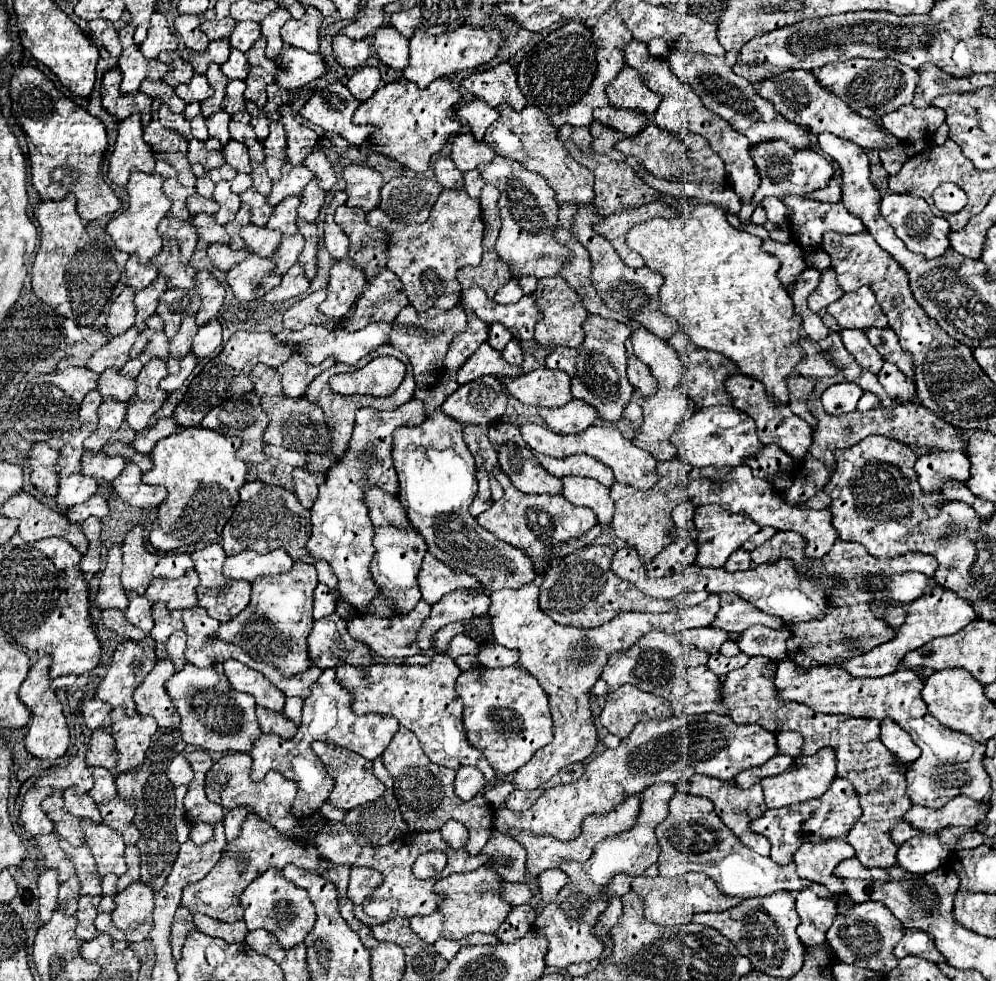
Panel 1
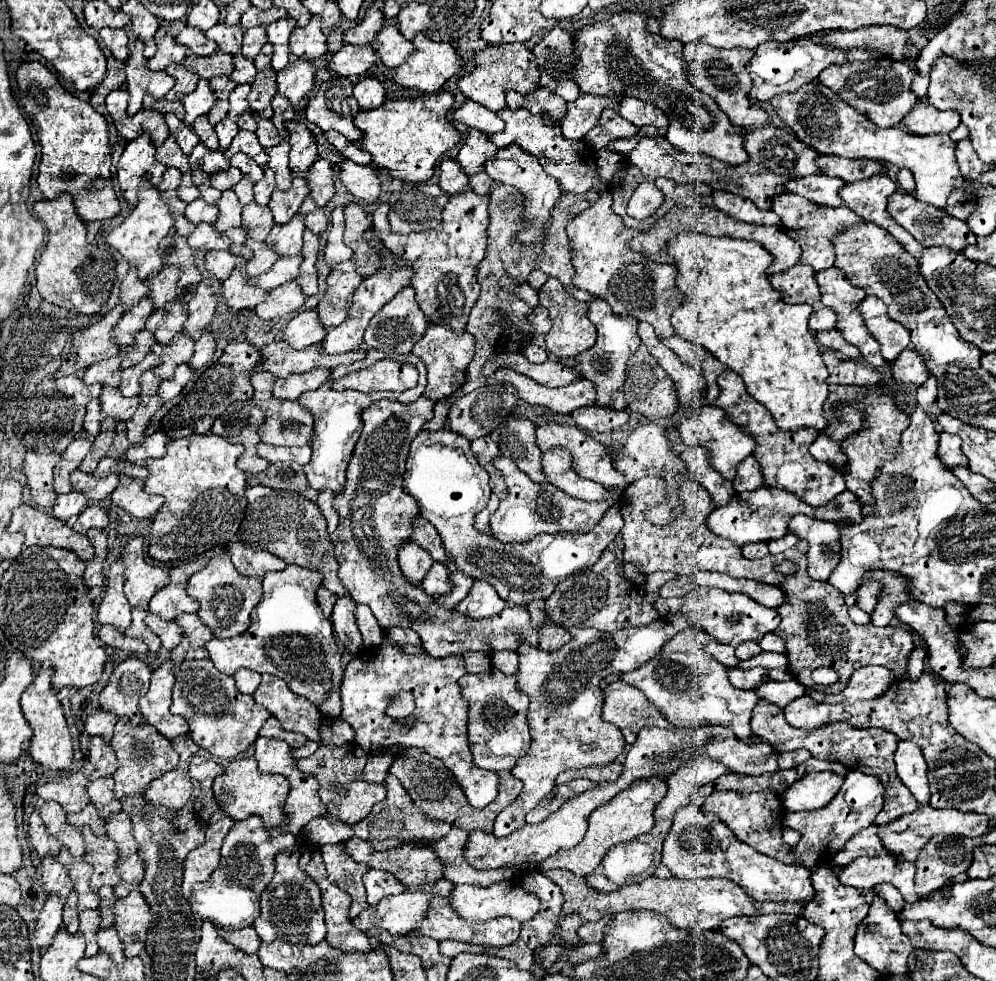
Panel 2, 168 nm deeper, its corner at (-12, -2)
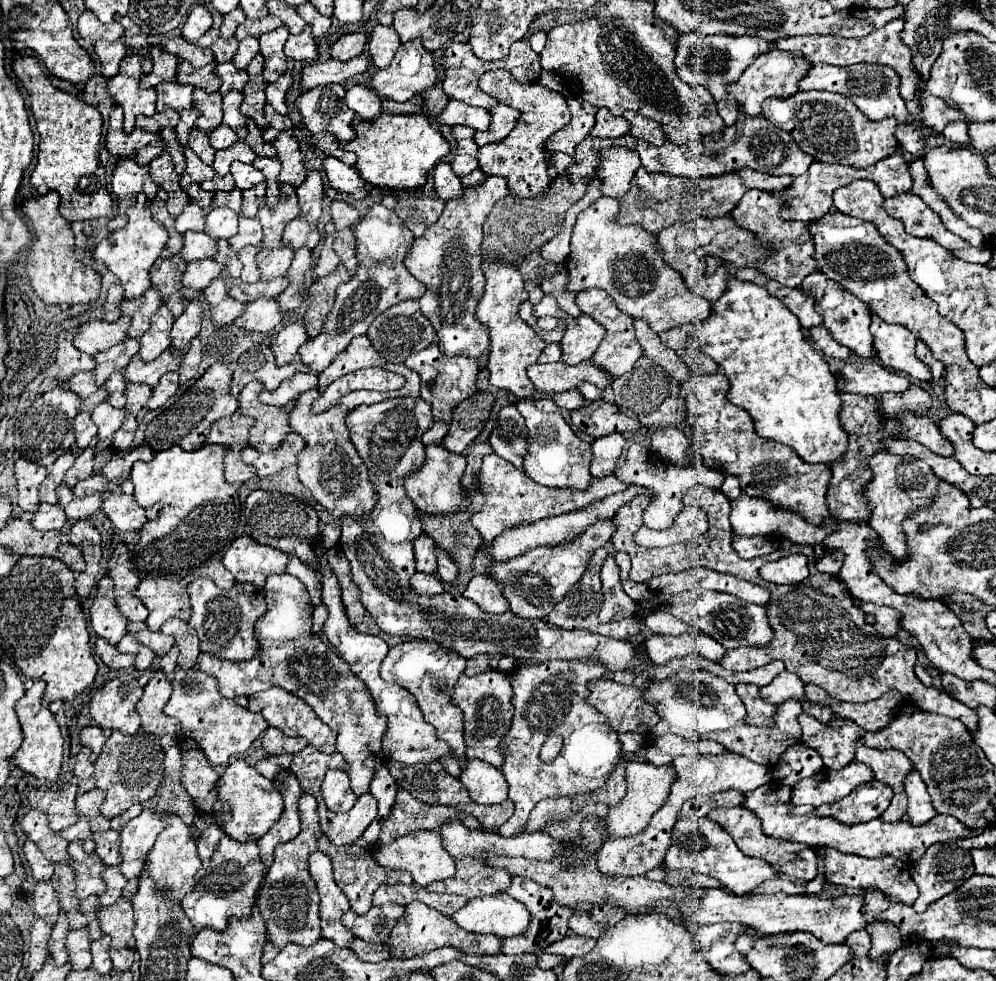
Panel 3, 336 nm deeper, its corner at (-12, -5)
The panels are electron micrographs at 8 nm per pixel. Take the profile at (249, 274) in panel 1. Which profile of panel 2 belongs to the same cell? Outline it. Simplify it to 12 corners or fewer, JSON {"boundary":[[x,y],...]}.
{"boundary":[[238,269],[222,281],[222,297],[234,311],[254,309],[268,291],[248,285]]}

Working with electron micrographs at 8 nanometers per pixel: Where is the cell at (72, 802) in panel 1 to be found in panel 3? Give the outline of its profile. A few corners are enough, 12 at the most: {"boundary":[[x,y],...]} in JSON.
{"boundary":[[80,816],[76,824],[62,830],[68,842],[82,840],[86,852],[94,850],[90,818]]}

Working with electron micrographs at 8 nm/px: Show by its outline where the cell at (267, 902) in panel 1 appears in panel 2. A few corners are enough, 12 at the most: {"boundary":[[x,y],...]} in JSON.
{"boundary":[[276,855],[254,929],[264,943],[326,937],[320,889],[298,865]]}

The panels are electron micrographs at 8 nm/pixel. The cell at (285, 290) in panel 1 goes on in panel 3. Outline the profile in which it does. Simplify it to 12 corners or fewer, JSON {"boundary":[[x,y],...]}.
{"boundary":[[258,298],[234,324],[270,332],[284,312],[276,298]]}

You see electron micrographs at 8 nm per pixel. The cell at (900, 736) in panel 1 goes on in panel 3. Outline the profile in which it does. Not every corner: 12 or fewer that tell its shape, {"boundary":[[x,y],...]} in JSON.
{"boundary":[[918,770],[906,774],[908,820],[926,824],[936,810]]}

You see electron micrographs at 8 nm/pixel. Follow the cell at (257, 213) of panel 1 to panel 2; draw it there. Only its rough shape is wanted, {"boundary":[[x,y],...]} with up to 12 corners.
{"boundary":[[248,203],[242,227],[254,241],[264,241],[272,229],[268,207]]}

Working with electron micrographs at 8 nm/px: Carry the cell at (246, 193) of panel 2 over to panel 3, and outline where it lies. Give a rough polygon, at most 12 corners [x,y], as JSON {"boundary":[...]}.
{"boundary":[[242,190],[216,192],[212,206],[240,212]]}

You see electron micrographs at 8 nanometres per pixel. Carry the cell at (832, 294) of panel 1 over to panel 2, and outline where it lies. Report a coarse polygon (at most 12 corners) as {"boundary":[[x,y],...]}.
{"boundary":[[836,267],[820,271],[836,329],[876,369],[888,363],[858,313],[866,297]]}

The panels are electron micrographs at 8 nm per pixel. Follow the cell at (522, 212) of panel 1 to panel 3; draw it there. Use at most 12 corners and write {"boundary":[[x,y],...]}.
{"boundary":[[486,72],[480,88],[522,112],[478,150],[480,170],[520,198],[552,184],[546,140],[570,120],[566,98]]}

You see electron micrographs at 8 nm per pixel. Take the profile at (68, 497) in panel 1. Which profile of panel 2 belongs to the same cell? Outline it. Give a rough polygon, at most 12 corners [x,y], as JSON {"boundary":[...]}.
{"boundary":[[84,493],[58,495],[50,515],[66,521],[86,507]]}

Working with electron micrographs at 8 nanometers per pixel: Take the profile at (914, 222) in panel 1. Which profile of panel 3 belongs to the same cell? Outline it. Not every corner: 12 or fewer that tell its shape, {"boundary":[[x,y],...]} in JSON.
{"boundary":[[912,192],[886,198],[884,208],[910,236],[950,252],[970,246]]}

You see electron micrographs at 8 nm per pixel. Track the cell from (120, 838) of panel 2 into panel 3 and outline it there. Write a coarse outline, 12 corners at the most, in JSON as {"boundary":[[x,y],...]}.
{"boundary":[[120,832],[94,834],[96,854],[106,866],[118,866]]}

